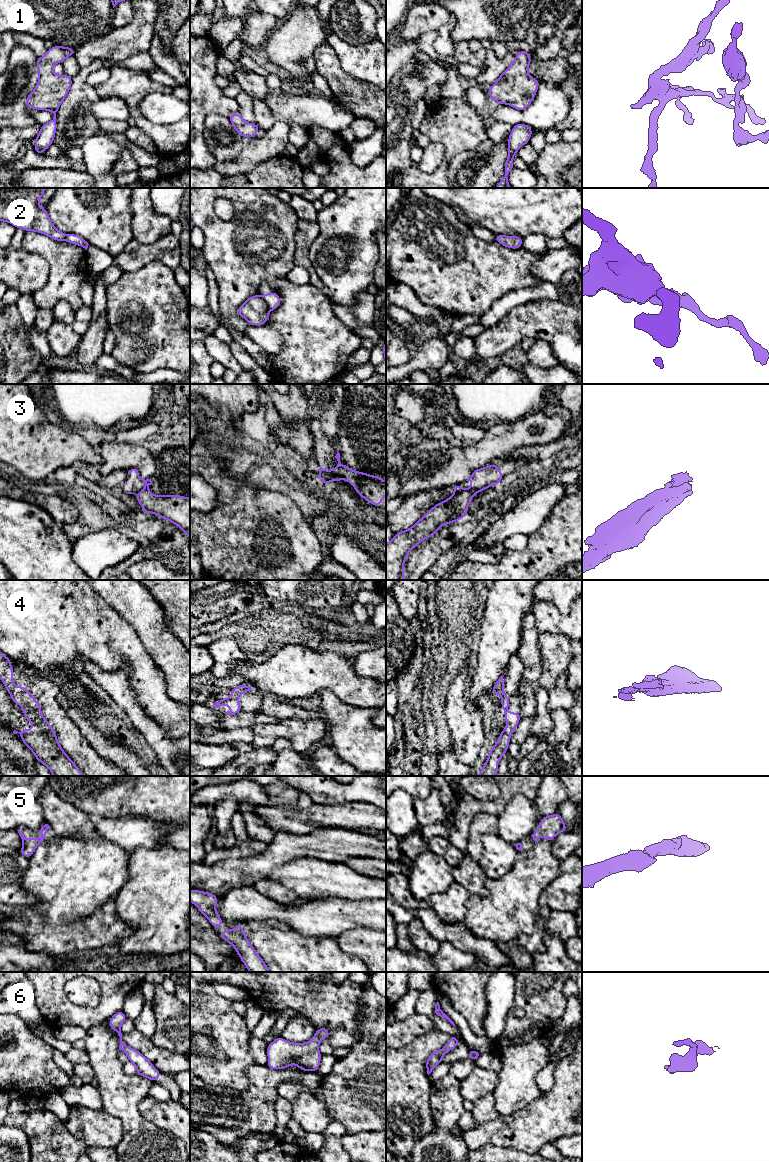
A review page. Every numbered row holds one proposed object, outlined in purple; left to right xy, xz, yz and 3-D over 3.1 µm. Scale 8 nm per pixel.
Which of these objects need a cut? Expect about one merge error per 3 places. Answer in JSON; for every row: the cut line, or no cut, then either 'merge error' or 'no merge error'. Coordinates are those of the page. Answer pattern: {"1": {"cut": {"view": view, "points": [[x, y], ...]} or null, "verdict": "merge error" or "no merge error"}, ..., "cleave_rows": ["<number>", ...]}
{"1": {"cut": null, "verdict": "no merge error"}, "2": {"cut": {"view": "xz", "points": [[260, 296], [269, 309]]}, "verdict": "merge error"}, "3": {"cut": {"view": "xz", "points": [[338, 461], [343, 478]]}, "verdict": "merge error"}, "4": {"cut": {"view": "xy", "points": [[41, 712], [30, 711], [25, 713]]}, "verdict": "merge error"}, "5": {"cut": null, "verdict": "no merge error"}, "6": {"cut": null, "verdict": "no merge error"}, "cleave_rows": ["2", "3", "4"]}

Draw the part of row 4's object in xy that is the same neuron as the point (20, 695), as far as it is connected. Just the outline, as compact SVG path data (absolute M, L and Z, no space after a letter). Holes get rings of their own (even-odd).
M0 652L0 677L12 698L12 702L20 705L25 713L33 711L41 712L40 703L34 699L28 689L10 682L14 677L13 667L11 666L10 661L10 658Z

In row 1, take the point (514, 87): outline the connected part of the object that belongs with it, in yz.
M520 50L513 61L513 63L499 76L498 80L490 86L487 96L498 104L507 104L511 107L524 111L534 100L540 81L530 76L527 71L532 59L529 53Z

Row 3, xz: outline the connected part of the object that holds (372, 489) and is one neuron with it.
M341 462L338 464L342 467L343 479L354 486L359 496L376 507L382 503L382 498L386 496L386 481L383 481L379 475L372 476L361 471L356 472Z

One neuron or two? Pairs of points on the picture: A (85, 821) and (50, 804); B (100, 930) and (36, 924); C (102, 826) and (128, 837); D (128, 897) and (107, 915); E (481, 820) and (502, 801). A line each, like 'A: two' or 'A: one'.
A: one
B: one
C: one
D: two
E: two

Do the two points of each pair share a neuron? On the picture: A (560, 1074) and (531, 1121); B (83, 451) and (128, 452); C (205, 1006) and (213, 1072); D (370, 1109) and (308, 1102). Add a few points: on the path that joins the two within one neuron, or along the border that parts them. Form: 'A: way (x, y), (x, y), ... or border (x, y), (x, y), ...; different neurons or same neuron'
A: way (560, 1086), (560, 1092), (543, 1109); same neuron
B: border (101, 455), (102, 462), (99, 465); different neurons
C: way (218, 1022), (218, 1056); same neuron
D: border (319, 1087), (327, 1113), (333, 1121); different neurons

